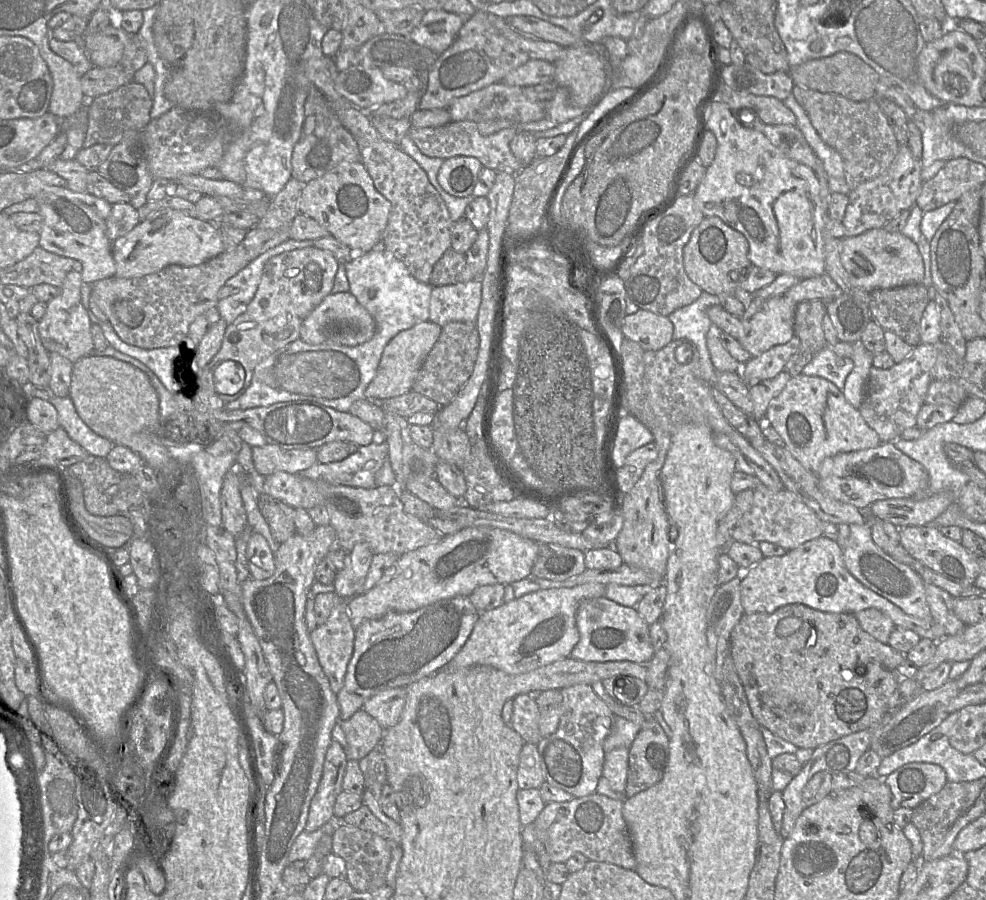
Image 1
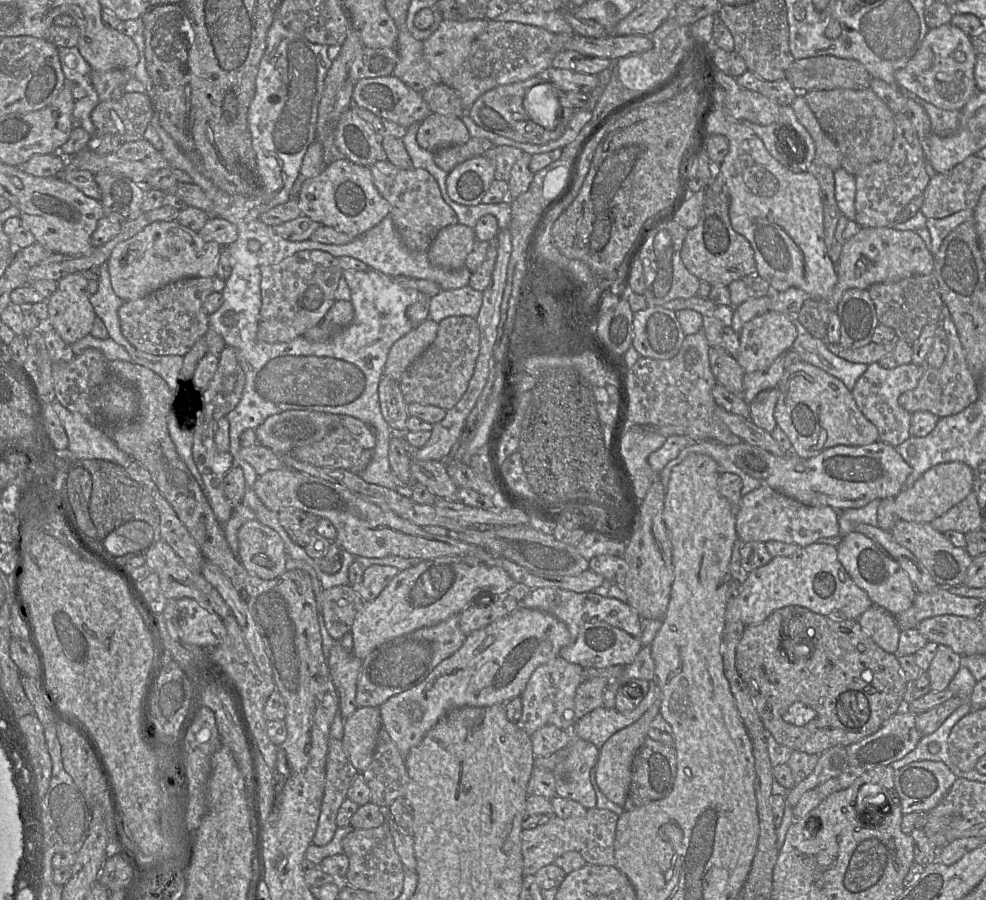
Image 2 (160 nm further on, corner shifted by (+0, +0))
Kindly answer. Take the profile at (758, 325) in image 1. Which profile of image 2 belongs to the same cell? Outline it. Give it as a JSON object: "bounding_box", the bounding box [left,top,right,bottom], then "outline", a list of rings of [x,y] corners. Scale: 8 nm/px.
{"bounding_box":[736,311,797,373],"outline":[[[768,311],[760,316],[754,317],[744,324],[739,333],[740,347],[736,360],[745,373],[751,373],[768,368],[781,354],[792,348],[797,338],[797,329],[793,323],[793,317],[776,312]]]}

